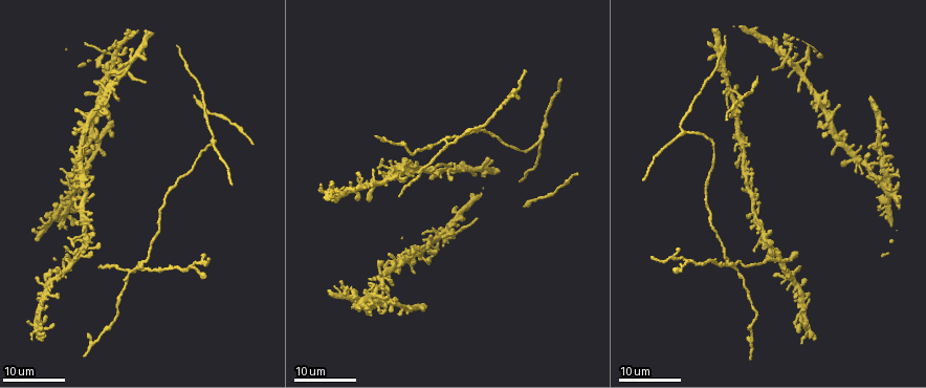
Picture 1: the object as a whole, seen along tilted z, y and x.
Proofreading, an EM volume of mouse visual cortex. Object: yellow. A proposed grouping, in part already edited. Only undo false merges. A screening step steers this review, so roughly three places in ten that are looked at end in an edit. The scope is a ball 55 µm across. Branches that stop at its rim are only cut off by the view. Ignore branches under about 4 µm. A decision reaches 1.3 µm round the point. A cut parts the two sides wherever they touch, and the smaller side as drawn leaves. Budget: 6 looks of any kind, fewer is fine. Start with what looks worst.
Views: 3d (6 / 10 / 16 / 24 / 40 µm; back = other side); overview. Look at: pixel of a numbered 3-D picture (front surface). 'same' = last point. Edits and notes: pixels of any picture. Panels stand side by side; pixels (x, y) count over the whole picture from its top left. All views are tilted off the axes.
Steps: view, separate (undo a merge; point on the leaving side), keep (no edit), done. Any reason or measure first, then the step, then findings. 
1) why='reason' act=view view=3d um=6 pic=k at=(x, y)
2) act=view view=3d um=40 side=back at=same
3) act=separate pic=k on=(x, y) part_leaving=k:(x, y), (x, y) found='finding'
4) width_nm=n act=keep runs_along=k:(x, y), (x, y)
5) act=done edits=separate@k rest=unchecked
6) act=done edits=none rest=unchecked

why='thin arm on a thick one' act=view view=3d um=16 pic=1 at=(452, 235)

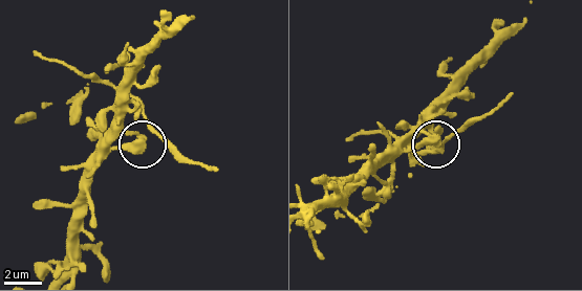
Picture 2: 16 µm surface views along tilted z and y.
act=view view=3d um=10 pic=2 at=(436, 142)

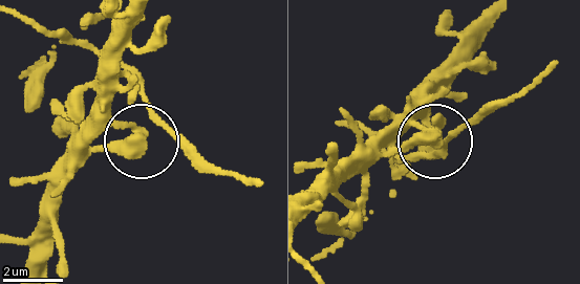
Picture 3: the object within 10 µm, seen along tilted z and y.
side_arm_um=13 act=keep found='one neuron here'

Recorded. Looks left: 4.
act=view view=3d um=16 pic=1 at=(774, 254)

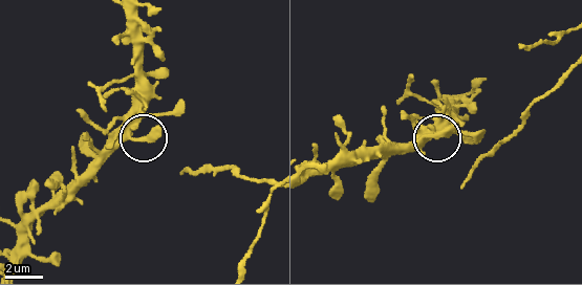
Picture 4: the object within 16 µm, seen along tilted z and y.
act=view view=3d um=10 pic=4 at=(437, 134)

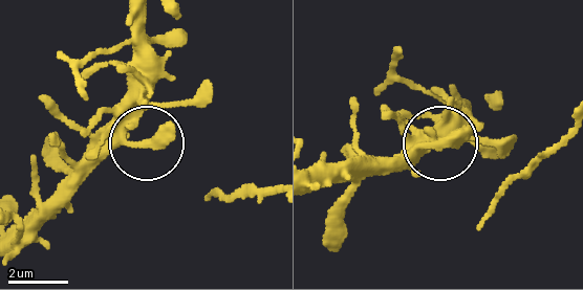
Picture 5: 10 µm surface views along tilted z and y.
act=keep runs_along=5:(466, 101), (436, 141), (364, 162) found='all the same neuron'

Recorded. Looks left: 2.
act=done edits=none rest=unchecked

